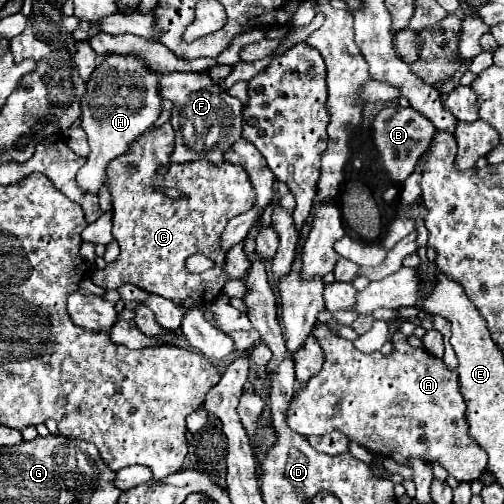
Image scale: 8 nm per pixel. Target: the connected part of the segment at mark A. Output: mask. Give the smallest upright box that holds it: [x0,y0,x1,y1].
[286,323,488,483]

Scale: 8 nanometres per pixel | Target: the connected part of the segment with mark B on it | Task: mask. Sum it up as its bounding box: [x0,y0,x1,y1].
[374,105,436,183]

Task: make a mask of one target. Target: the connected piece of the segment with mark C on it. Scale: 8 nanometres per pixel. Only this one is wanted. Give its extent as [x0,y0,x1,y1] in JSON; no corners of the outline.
[90,121,254,309]

